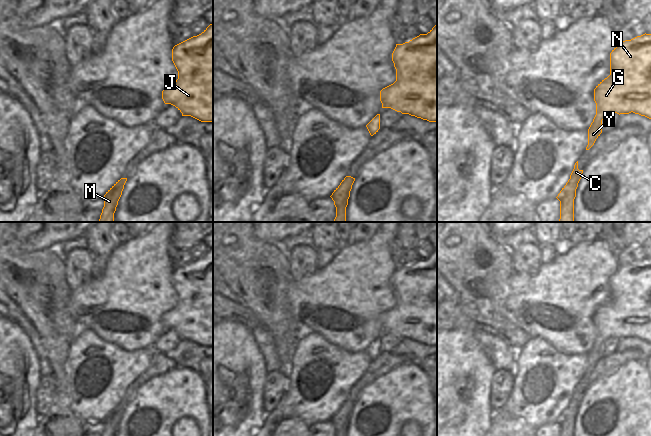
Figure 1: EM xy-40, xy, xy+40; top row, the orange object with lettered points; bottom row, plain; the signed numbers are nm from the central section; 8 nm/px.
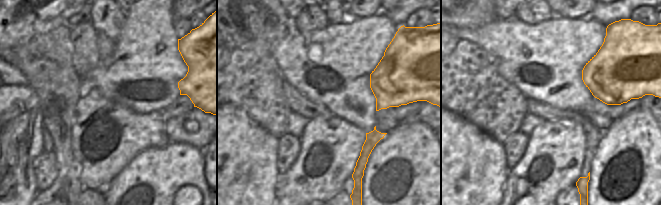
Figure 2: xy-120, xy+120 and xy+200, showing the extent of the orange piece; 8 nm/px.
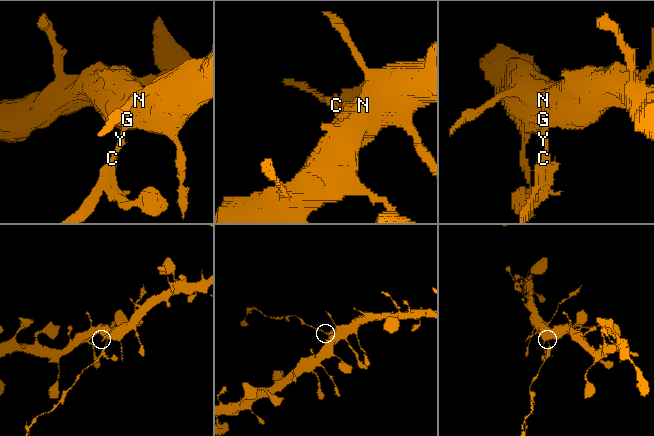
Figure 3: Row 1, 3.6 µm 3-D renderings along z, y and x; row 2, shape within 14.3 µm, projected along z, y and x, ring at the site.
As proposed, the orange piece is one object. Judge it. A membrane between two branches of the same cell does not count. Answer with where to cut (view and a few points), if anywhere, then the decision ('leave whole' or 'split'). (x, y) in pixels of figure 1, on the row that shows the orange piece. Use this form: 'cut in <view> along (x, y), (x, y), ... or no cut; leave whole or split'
cut in xy+40 along (601, 119), (593, 122); split

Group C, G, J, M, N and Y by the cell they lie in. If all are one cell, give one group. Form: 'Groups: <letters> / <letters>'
Groups: C M Y / G J N.

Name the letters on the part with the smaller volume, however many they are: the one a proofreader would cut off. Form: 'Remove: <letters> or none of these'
Remove: C, M, Y

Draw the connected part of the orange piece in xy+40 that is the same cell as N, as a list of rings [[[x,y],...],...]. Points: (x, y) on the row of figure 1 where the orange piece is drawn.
[[[651,34],[619,42],[610,53],[610,75],[594,89],[596,115],[593,122],[615,112],[631,112],[651,119]]]

